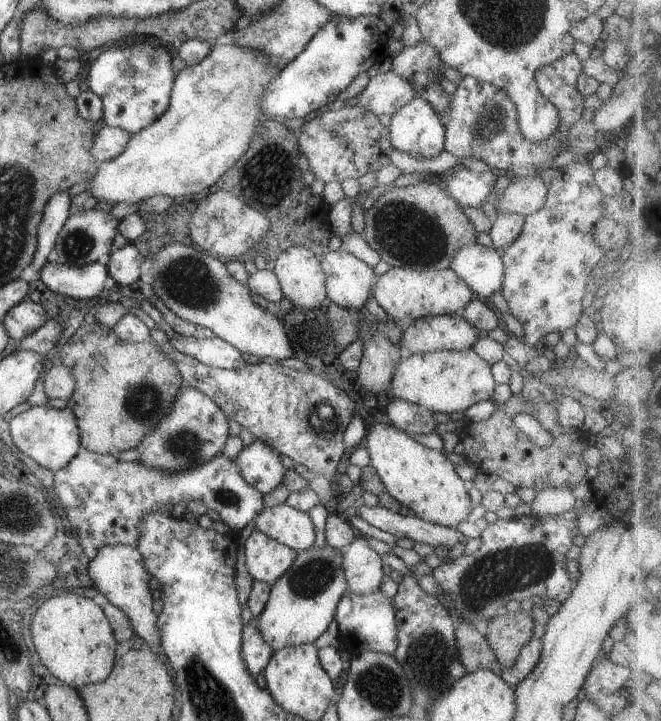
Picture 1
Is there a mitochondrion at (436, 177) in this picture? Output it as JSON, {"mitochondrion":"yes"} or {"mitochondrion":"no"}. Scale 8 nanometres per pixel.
{"mitochondrion":"no"}

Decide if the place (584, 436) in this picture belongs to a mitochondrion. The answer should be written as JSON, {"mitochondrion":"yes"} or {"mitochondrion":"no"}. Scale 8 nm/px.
{"mitochondrion":"no"}

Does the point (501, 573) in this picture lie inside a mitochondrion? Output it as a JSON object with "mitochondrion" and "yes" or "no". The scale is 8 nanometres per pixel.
{"mitochondrion":"yes"}

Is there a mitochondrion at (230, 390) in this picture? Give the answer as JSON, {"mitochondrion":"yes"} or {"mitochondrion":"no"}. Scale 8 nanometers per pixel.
{"mitochondrion":"no"}

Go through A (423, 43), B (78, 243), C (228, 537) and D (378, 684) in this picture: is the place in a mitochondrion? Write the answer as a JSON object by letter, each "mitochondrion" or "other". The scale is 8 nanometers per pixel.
{"A":"other","B":"mitochondrion","C":"other","D":"mitochondrion"}

